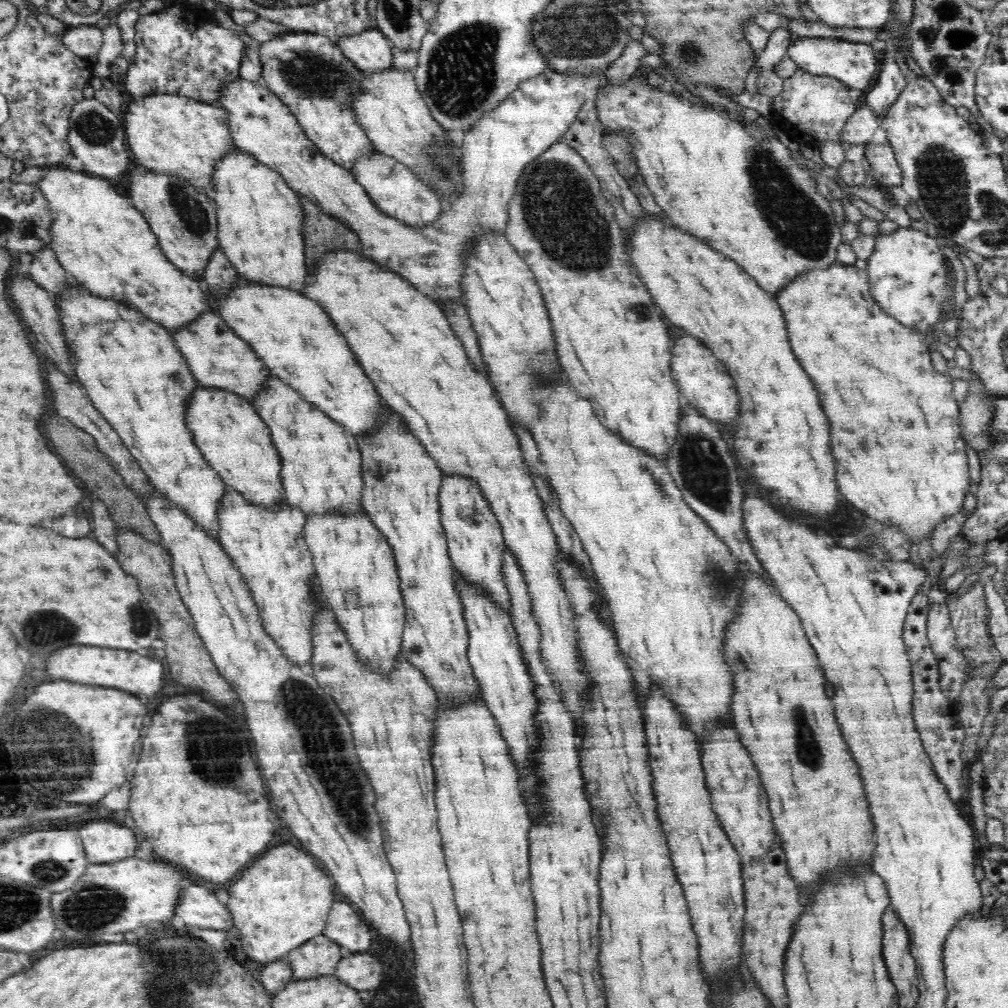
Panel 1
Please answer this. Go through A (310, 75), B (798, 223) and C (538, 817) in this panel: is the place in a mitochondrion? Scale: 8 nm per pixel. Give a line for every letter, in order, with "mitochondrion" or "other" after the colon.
A: mitochondrion
B: mitochondrion
C: other

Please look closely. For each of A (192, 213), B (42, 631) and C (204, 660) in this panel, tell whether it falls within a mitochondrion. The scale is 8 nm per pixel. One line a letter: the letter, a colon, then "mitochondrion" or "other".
A: mitochondrion
B: mitochondrion
C: other

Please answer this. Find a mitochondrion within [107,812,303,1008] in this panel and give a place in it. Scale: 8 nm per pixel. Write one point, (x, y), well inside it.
(186, 953)

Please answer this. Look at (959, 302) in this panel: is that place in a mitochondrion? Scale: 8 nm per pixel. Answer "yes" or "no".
no

